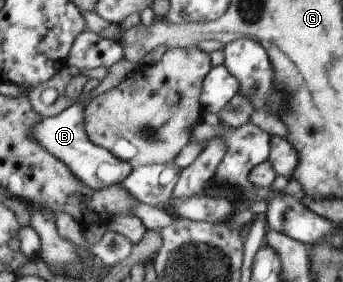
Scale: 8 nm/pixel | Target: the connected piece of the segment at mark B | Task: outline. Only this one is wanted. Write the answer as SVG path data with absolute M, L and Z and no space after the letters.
M75 103L59 115L43 118L33 128L33 136L54 158L64 163L82 183L95 190L109 188L121 182L133 170L133 164L117 159L105 148L93 145L85 131L84 106Z

